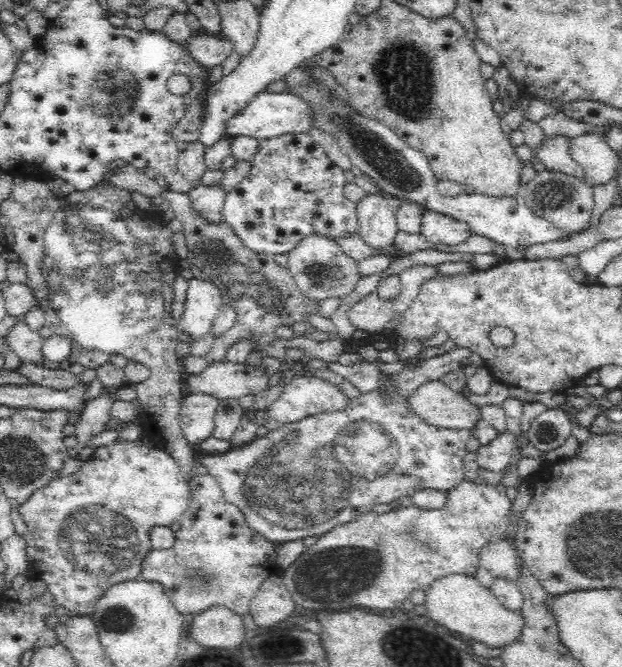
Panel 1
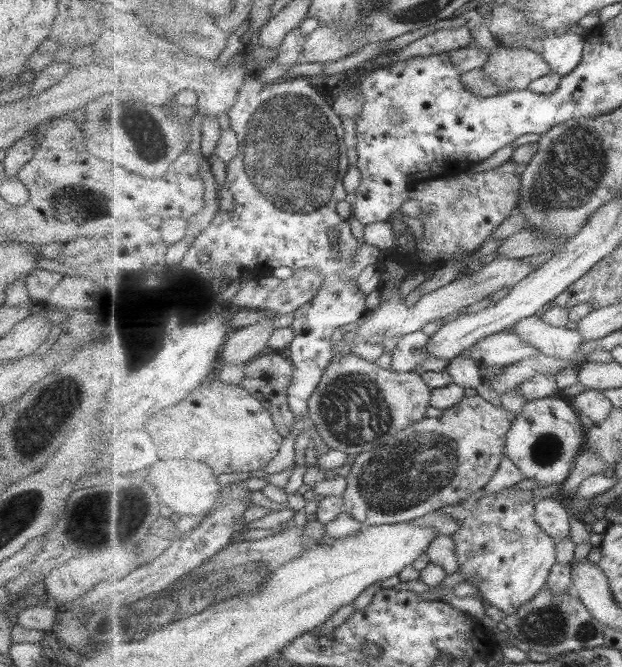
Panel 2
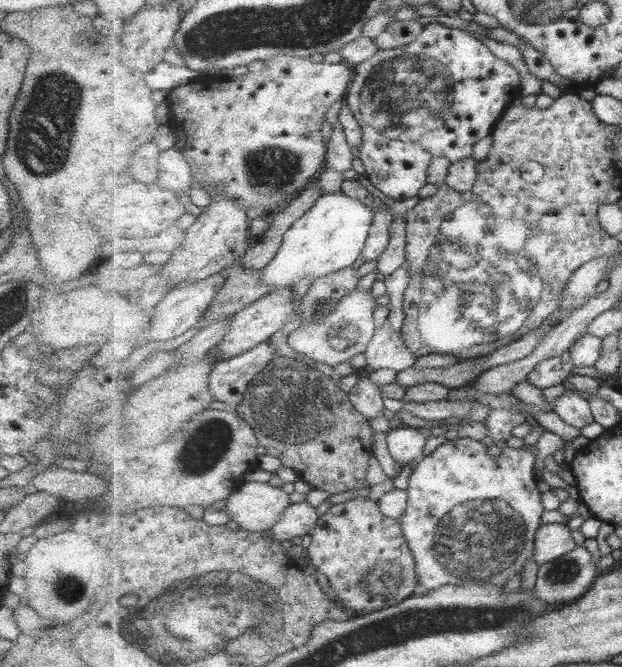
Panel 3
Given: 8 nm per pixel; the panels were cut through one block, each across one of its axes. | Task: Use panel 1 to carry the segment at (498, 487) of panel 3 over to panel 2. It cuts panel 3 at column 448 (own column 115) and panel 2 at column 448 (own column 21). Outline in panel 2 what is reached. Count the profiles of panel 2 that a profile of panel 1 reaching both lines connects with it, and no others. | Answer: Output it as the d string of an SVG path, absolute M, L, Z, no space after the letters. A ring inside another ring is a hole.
M508 487L503 493L486 494L483 488L461 504L449 504L437 510L454 518L459 525L457 531L450 534L457 545L459 570L471 584L478 588L483 602L495 605L508 616L515 614L523 604L535 598L548 583L553 566L557 563L556 542L539 526L535 520L537 500L533 492Z

